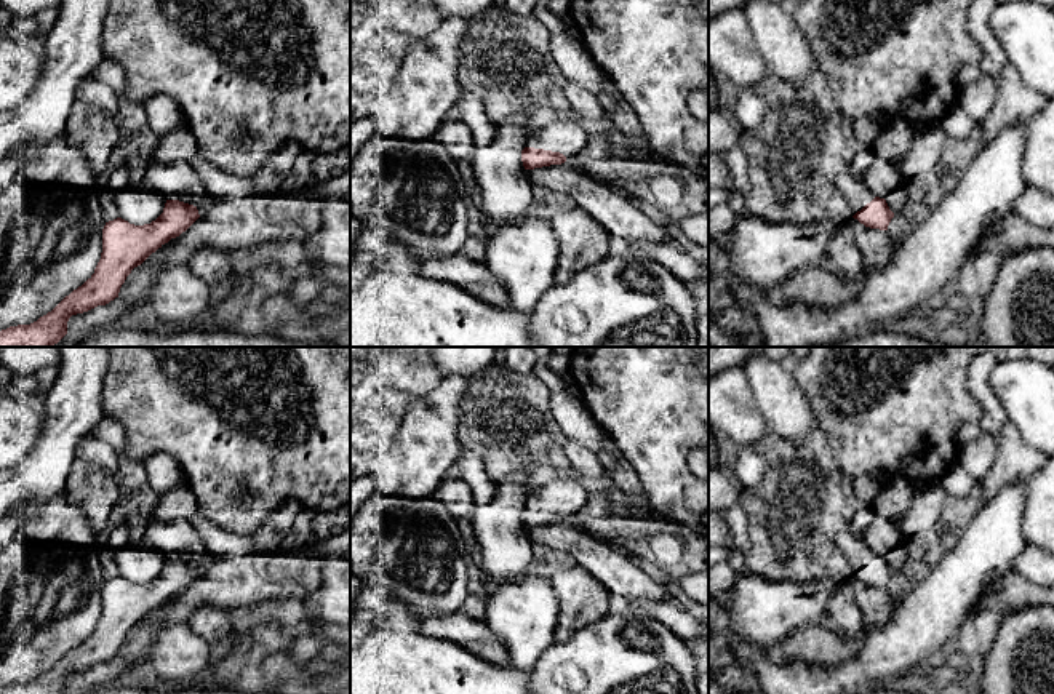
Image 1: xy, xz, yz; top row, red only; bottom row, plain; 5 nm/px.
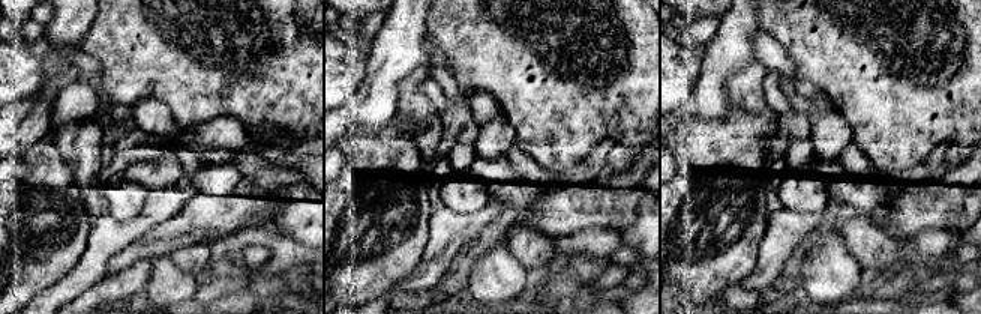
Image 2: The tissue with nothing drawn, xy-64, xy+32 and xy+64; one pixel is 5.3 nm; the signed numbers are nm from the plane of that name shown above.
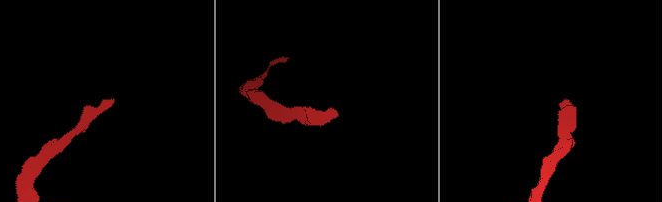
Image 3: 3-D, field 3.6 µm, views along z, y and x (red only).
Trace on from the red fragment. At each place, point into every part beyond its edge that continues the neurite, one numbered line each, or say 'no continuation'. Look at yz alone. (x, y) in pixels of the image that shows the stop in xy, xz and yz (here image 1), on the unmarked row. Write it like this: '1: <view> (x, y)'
1: yz (856, 552)

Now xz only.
1: xz (566, 494)

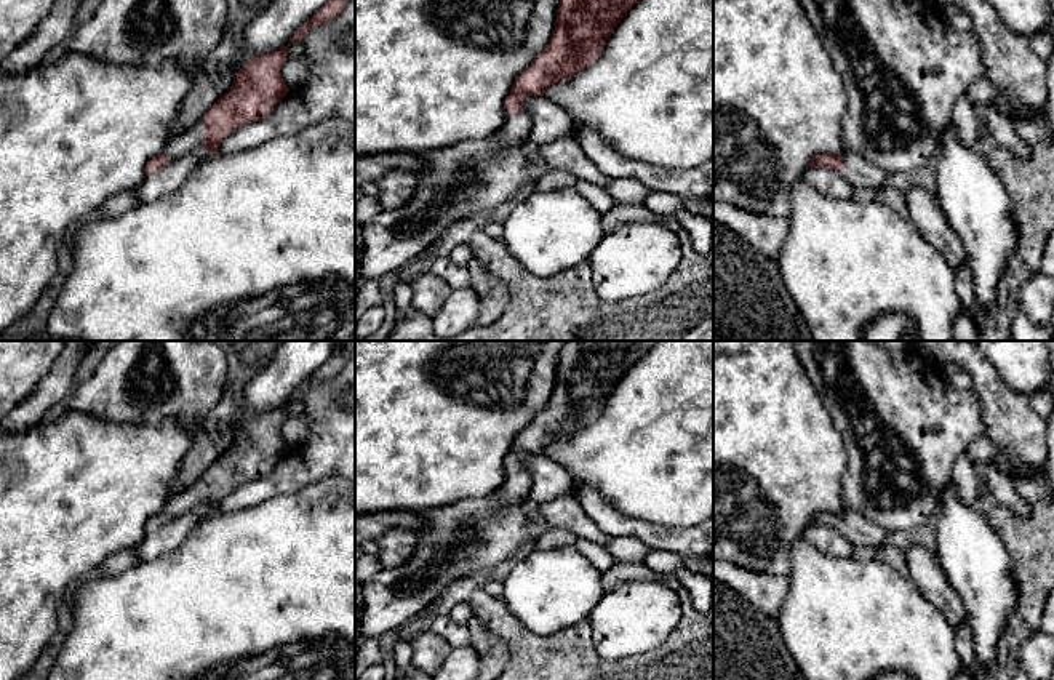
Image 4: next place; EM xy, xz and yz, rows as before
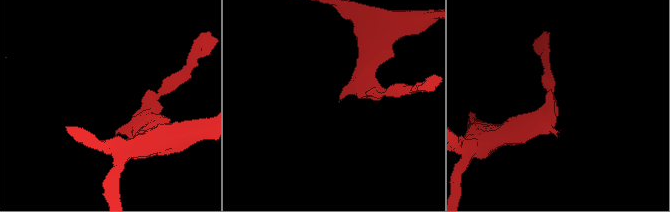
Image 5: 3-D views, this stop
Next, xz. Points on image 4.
1: xz (514, 490)

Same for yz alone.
1: yz (858, 530)

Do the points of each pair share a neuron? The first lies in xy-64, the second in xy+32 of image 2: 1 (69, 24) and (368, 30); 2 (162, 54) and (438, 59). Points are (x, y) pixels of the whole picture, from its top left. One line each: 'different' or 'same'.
1: different
2: different

